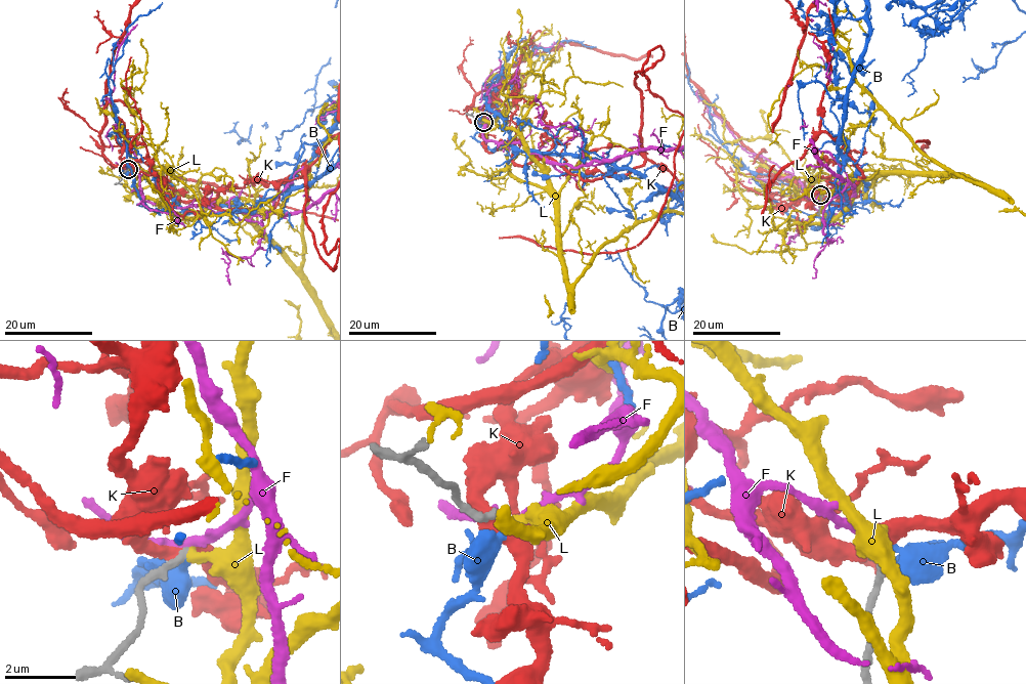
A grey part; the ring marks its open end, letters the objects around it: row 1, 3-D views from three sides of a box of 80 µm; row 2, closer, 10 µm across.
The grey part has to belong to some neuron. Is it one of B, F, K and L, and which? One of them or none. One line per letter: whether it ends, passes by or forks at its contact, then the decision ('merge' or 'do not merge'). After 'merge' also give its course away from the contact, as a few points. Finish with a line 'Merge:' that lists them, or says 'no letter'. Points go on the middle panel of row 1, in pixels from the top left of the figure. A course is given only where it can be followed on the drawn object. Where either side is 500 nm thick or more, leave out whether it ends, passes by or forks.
B: it ends; do not merge
F: it passes by; do not merge
K: it passes by; do not merge
L: it ends; do not merge
Merge: no letter

